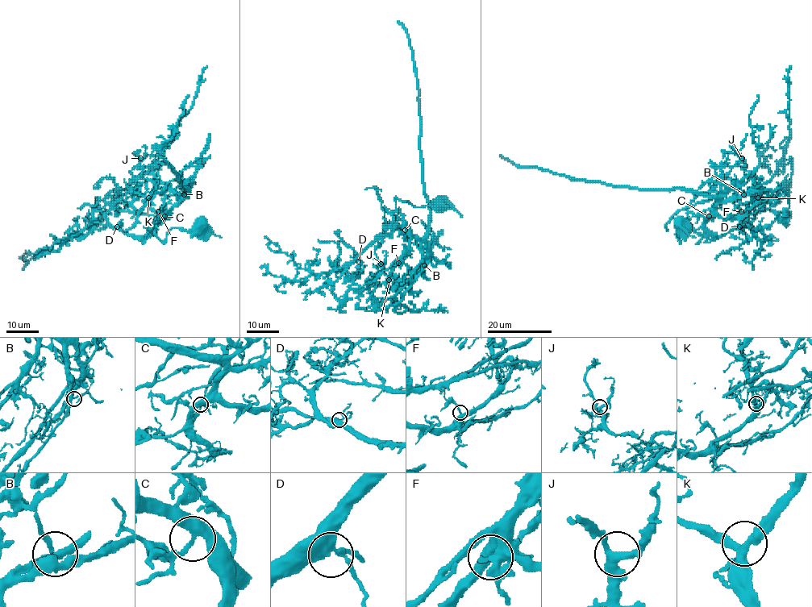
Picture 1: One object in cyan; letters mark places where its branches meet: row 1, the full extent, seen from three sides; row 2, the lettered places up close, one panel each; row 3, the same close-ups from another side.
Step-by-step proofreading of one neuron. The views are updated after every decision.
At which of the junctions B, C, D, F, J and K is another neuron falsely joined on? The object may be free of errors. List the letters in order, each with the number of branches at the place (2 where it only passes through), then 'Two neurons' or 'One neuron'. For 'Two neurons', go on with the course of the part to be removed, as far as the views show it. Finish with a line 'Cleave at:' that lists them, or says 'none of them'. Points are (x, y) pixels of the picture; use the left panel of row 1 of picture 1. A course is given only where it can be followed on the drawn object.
B: Branches: 3. One neuron
C: Branches: 3. Two neurons. Course of the part to remove: (164, 217), (161, 215), (164, 189), (189, 164), (193, 165), (197, 170), (190, 189), (181, 197)
D: Branches: 3. One neuron
F: Branches: 3. One neuron
J: Branches: 3. One neuron
K: Branches: 3. One neuron
Cleave at: C

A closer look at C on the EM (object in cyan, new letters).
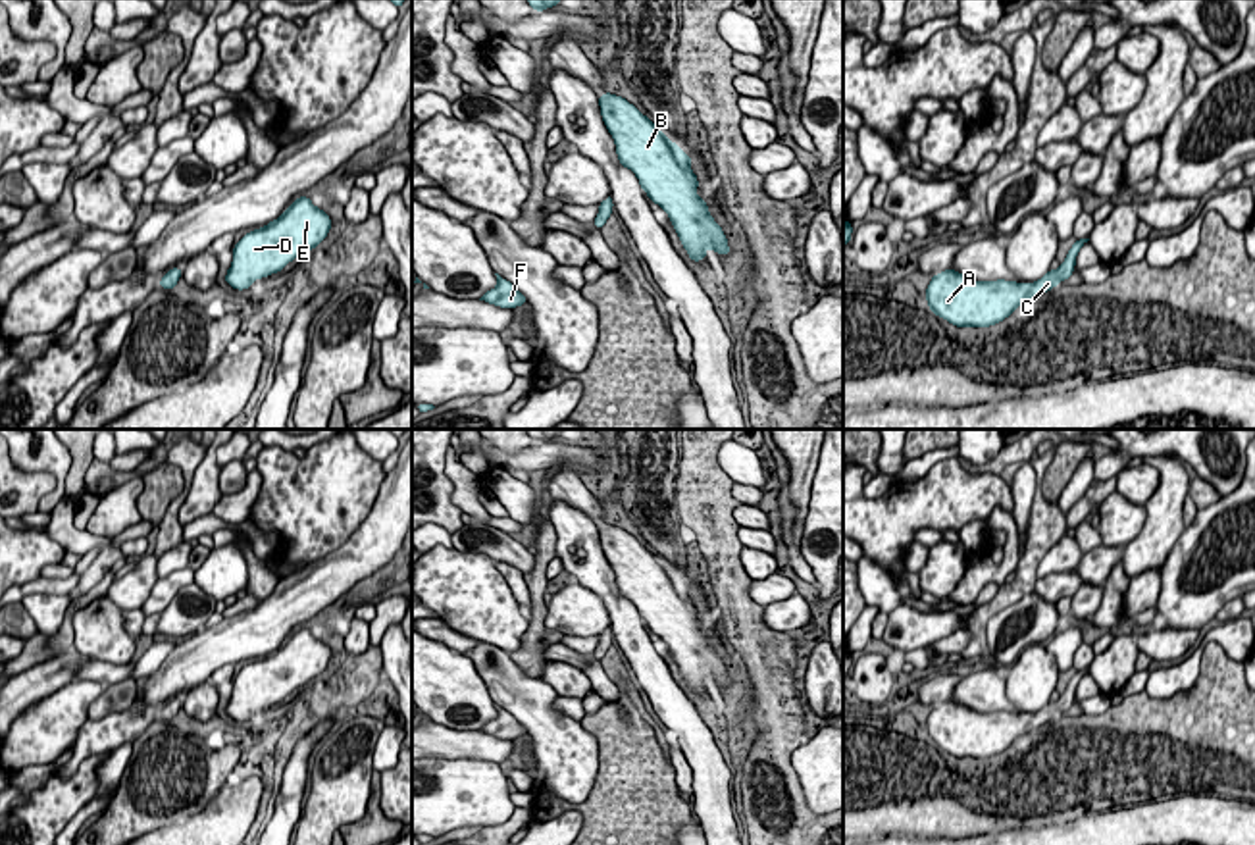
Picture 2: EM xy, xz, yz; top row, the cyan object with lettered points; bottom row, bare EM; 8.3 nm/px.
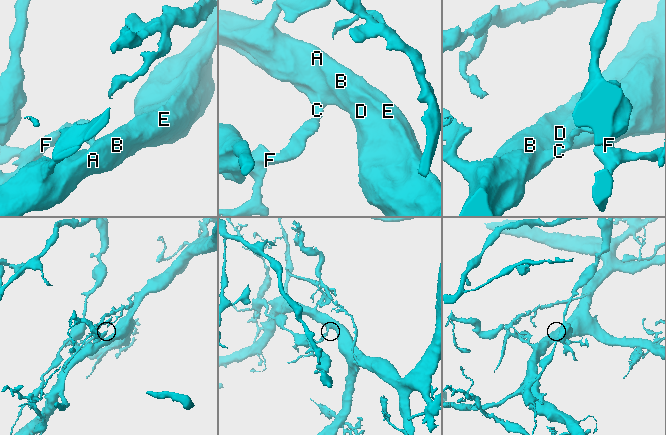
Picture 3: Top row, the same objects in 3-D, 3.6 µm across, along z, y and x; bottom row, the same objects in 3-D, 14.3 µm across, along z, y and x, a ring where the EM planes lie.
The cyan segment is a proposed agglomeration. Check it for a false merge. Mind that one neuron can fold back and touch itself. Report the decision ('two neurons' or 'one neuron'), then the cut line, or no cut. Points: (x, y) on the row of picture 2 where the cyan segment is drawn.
two neurons; cut yz (1057, 270), (1055, 283)

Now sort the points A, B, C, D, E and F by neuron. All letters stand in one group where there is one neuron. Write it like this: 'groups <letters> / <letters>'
groups A B C D E / F

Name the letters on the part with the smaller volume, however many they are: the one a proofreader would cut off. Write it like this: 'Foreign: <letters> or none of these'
Foreign: F

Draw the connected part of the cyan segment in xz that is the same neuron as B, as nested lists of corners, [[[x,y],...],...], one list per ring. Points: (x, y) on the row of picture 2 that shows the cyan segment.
[[[604,92],[599,106],[620,164],[635,173],[647,196],[668,214],[689,258],[704,260],[708,246],[716,254],[730,254],[722,225],[697,194],[691,156],[626,98]]]

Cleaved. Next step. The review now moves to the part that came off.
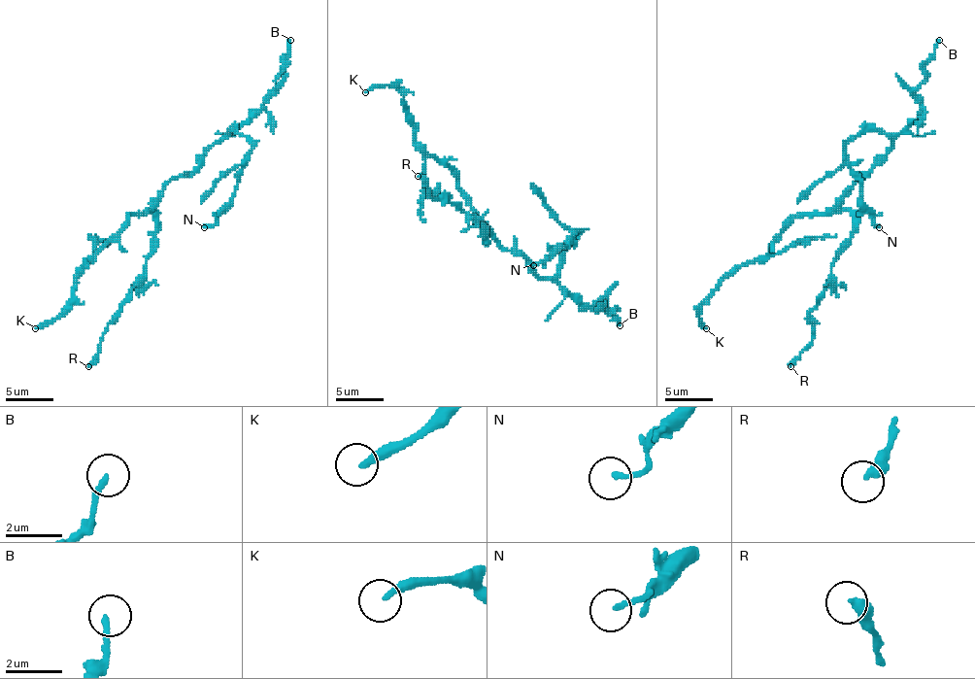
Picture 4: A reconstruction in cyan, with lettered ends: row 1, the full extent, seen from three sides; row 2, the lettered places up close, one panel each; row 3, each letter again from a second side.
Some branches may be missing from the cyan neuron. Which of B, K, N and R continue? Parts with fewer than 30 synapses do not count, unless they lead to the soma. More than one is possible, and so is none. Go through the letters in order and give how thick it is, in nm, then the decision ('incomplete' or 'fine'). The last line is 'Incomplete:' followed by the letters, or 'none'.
B: calibre 200 nm; fine
K: calibre 240 nm; incomplete
N: calibre 170 nm; fine
R: calibre 380 nm; fine
Incomplete: K

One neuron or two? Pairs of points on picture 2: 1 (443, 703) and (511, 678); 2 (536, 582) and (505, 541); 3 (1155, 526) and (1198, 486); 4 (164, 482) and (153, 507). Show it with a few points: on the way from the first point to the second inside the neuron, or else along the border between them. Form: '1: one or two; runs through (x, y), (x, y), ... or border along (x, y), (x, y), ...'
1: two; border along (462, 653), (495, 703)
2: two; border along (536, 555), (536, 564), (524, 576)
3: two; border along (1192, 482), (1186, 495)
4: one; runs through (160, 487), (153, 501)

